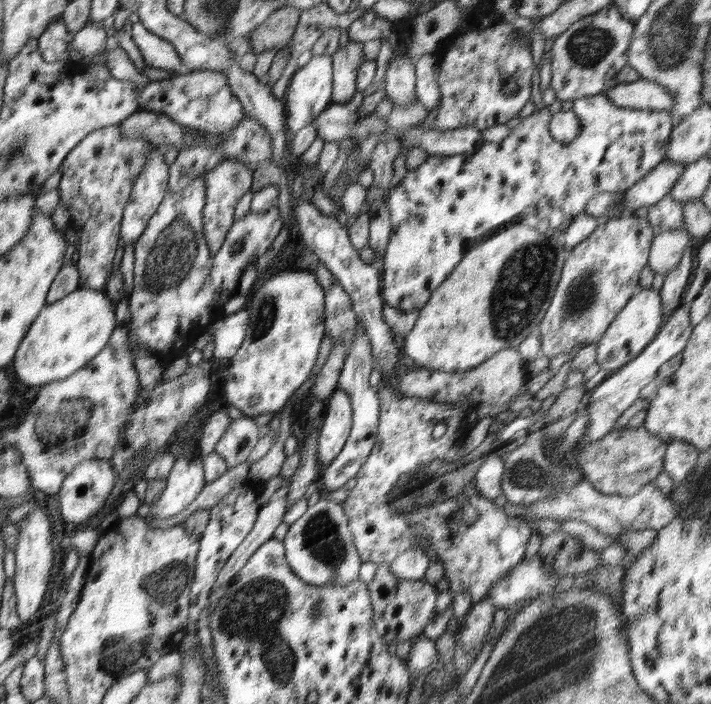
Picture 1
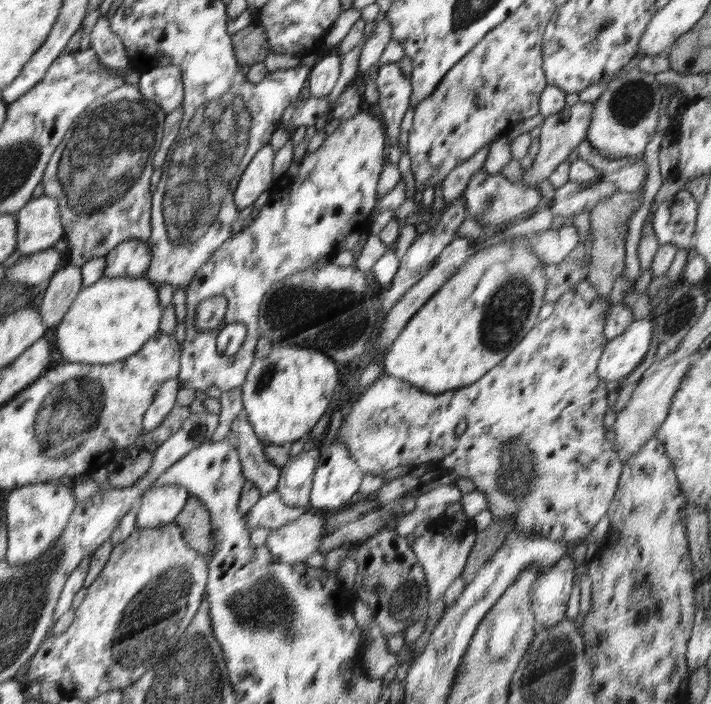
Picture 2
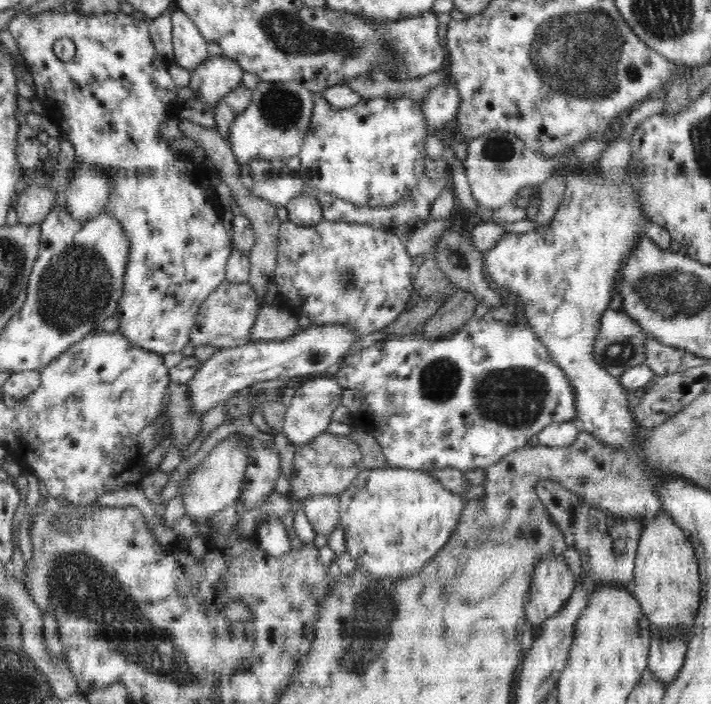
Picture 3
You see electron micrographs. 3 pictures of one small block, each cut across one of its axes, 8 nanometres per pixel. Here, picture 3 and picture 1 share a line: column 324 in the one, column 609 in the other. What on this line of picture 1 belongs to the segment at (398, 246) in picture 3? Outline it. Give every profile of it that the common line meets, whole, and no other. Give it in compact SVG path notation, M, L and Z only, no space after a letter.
M622 216L610 220L604 225L598 225L588 238L569 250L556 290L550 299L544 318L540 321L540 326L537 328L540 333L541 347L539 351L544 356L551 359L576 347L597 345L603 332L606 332L616 315L639 289L640 273L647 265L649 250L654 237L655 234L648 223L648 218Z

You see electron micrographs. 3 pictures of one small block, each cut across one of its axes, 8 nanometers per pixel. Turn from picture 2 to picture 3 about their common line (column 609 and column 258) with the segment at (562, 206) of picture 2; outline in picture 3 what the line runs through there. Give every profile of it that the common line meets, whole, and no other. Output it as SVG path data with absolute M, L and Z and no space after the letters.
M298 174L280 175L256 181L251 186L252 194L275 204L286 206L293 198L304 194L304 181Z

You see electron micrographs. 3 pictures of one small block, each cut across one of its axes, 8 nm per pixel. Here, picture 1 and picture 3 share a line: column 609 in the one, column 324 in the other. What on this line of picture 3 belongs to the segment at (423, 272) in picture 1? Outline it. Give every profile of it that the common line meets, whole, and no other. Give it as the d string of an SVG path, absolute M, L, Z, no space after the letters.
M314 93L313 115L309 131L298 152L298 176L304 181L304 190L318 189L347 200L356 206L394 206L402 196L410 194L425 176L424 156L426 137L429 135L421 105L408 97L362 99L356 106L336 108L320 93Z

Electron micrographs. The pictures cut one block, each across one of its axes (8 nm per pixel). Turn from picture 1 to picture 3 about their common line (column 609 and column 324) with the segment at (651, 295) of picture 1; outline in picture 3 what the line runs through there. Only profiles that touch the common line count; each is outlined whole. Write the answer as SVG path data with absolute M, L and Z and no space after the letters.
M310 324L306 329L298 328L298 332L286 340L253 341L216 351L200 364L198 372L187 382L191 409L202 417L210 408L236 398L254 382L325 374L325 370L340 362L358 340L357 332L345 324Z

